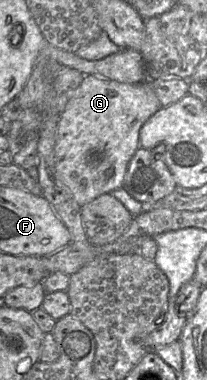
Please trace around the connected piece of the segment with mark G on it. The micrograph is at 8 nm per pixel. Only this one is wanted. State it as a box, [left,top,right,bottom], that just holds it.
[55,74,161,207]

